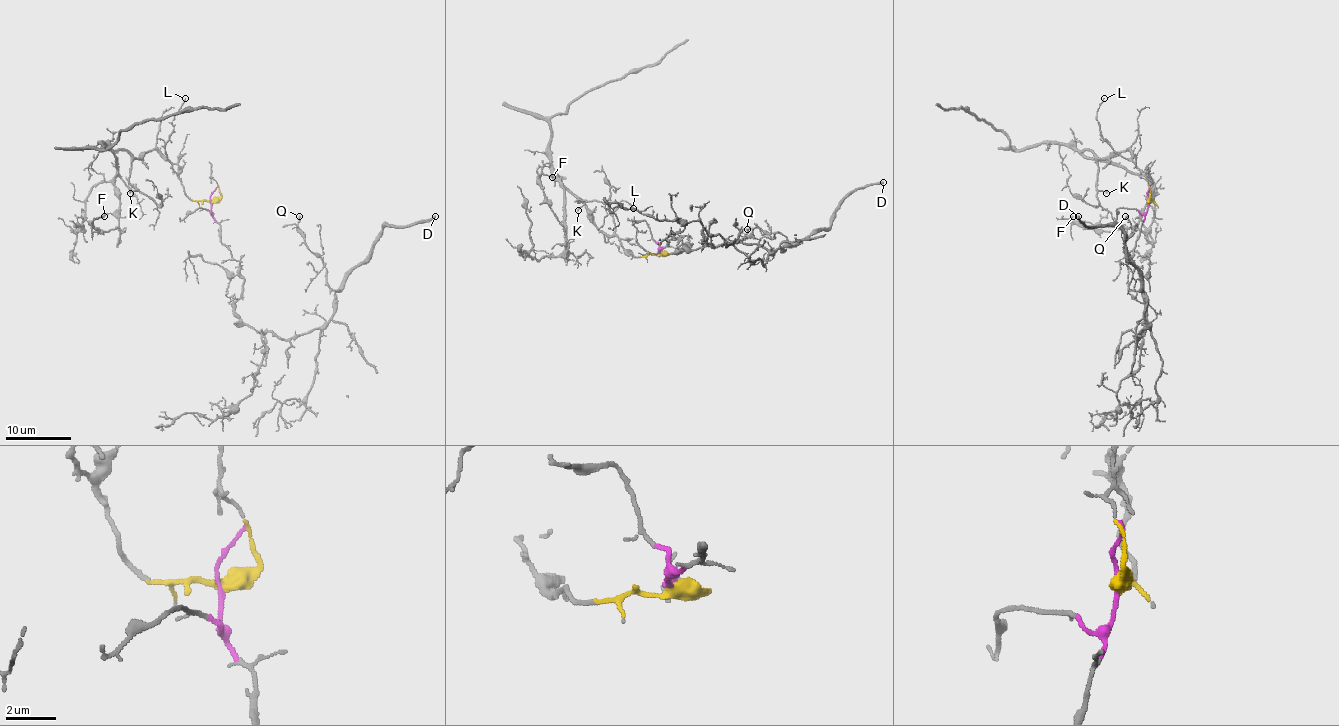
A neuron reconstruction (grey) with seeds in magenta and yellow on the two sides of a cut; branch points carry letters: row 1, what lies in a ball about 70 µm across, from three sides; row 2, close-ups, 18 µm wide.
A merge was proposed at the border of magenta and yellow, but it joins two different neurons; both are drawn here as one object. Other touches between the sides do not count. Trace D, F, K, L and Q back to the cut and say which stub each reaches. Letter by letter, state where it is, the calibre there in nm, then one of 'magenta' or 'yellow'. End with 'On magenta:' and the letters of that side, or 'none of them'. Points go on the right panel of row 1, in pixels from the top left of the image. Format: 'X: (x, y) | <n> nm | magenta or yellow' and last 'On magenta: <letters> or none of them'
D: (1078, 216) | 280 nm | magenta
F: (1073, 216) | 180 nm | yellow
K: (1106, 193) | 120 nm | yellow
L: (1104, 98) | 90 nm | yellow
Q: (1125, 216) | 170 nm | magenta
On magenta: D, Q

